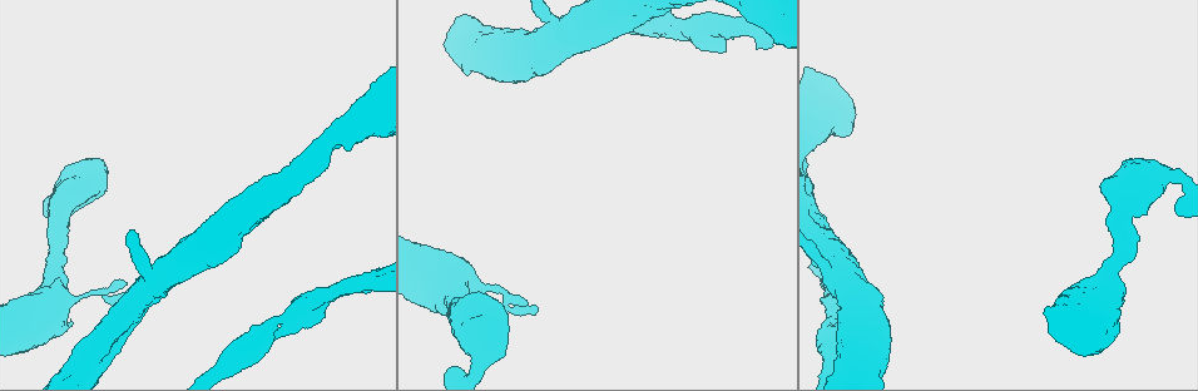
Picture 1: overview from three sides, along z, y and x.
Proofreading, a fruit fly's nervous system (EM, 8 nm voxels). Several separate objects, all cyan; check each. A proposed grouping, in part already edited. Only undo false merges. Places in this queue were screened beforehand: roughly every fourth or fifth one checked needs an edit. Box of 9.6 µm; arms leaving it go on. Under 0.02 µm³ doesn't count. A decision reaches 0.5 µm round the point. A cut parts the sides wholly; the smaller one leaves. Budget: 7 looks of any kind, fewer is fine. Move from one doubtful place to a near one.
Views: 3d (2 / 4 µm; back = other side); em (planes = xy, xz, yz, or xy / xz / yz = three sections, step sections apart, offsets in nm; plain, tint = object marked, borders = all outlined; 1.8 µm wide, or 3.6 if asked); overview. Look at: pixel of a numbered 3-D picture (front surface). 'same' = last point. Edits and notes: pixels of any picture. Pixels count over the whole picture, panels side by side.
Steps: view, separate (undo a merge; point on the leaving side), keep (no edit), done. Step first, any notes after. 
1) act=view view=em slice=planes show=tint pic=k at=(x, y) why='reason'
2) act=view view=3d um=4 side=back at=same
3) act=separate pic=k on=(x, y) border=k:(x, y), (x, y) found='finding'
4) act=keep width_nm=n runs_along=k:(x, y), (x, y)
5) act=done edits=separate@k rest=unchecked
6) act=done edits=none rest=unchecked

act=view view=em um=3.6 slice=xy step=16 show=tint pic=1 at=(152, 272)

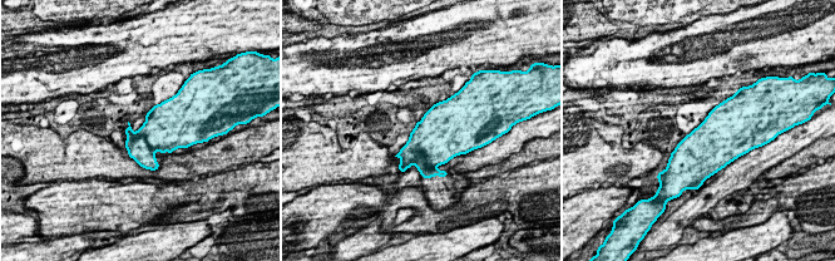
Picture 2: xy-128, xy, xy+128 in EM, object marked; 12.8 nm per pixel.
act=separate pic=2 on=(425, 171) border=2:(415, 154), (420, 152), (435, 167) found='two neurons meet here'

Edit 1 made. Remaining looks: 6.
act=view view=3d um=4 pic=1 at=(1099, 297) why='sudden change in width'

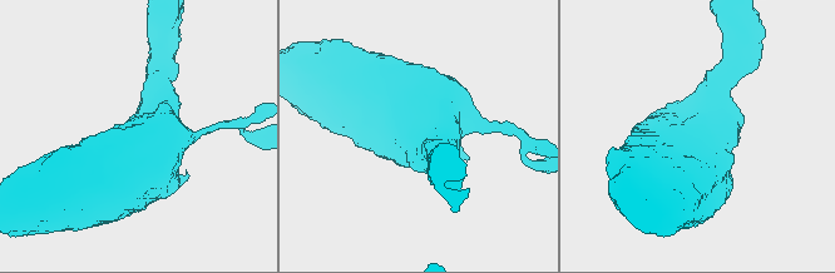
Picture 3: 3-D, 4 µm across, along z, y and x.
act=view view=em um=3.6 slice=xz step=4 show=tint pic=3 at=(699, 131)

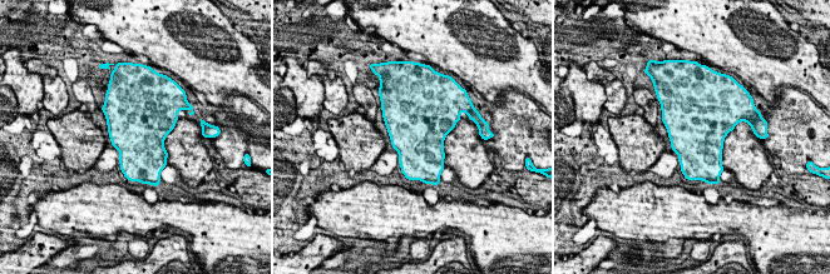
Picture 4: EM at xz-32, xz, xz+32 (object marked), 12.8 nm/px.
act=keep width_nm=750 found='continuous, no second neuron'

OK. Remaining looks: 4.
act=done edits=separate@2 rest=unchecked

